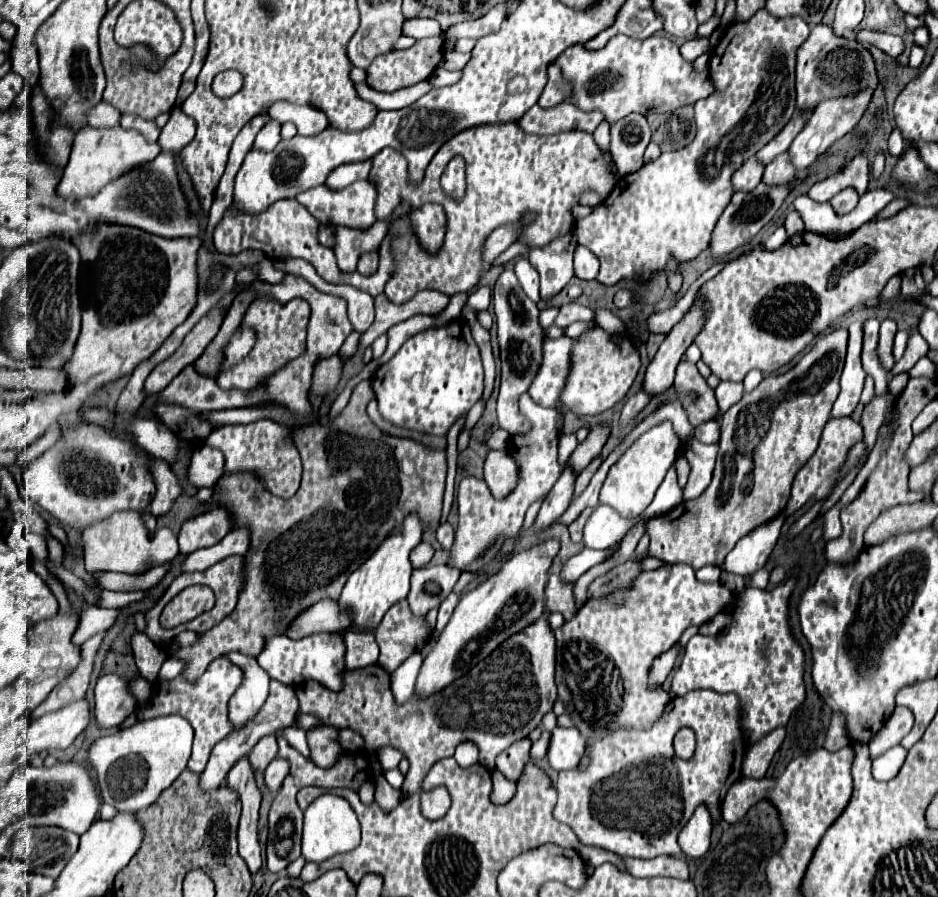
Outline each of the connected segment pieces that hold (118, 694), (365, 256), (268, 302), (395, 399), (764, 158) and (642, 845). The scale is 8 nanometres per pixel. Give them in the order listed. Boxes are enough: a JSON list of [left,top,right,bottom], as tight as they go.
[[94,673,136,729],[358,251,378,275],[216,297,310,393],[372,321,484,435],[756,117,806,165],[554,691,746,859]]

